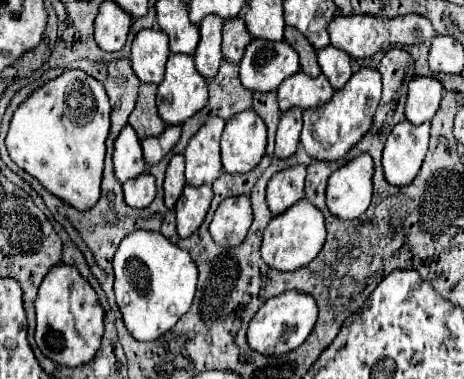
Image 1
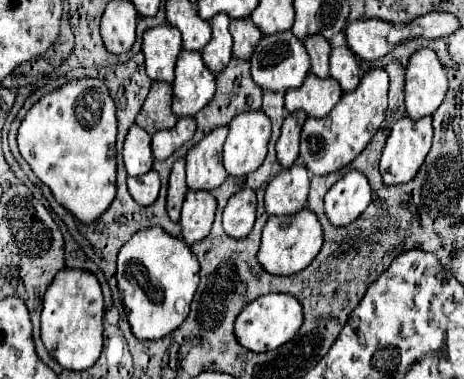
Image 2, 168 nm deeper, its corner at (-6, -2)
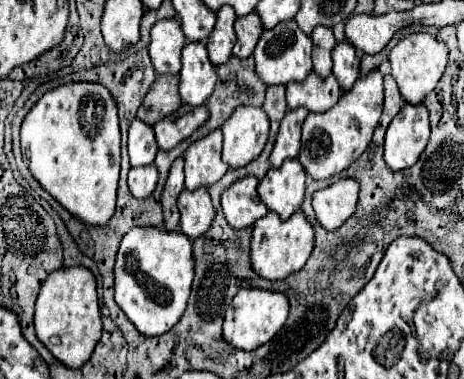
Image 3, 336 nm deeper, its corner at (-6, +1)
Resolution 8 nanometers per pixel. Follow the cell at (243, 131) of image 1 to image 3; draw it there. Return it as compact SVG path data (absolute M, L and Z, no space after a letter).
M238 107L222 125L222 159L230 167L246 167L254 161L268 139L268 117L262 107Z

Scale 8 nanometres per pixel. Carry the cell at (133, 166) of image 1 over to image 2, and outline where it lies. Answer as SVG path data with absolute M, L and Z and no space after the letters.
M132 126L128 130L128 136L124 140L124 164L128 170L128 176L142 176L152 170L152 148L150 148L150 136L140 128Z

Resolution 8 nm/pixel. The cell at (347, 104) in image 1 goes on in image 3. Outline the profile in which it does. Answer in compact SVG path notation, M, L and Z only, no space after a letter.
M374 69L360 77L354 87L342 93L340 101L326 113L308 113L302 127L302 151L298 161L314 179L328 179L344 171L368 147L372 133L380 121L384 105L384 75Z

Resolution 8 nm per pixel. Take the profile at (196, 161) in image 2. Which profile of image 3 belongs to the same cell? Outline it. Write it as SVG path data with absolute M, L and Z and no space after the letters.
M214 129L206 137L194 141L184 159L186 159L186 189L194 191L198 187L210 187L218 183L224 173L228 171L228 165L220 157L222 153L222 131Z

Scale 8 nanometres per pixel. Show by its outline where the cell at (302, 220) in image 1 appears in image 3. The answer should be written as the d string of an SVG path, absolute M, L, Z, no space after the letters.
M270 211L268 215L254 223L250 259L254 271L264 279L284 279L290 273L296 273L306 265L312 249L314 249L314 229L302 211L296 211L288 221L278 219L278 215Z

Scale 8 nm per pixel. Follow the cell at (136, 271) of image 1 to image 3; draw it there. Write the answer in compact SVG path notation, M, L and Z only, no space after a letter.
M134 227L124 235L116 257L116 303L142 335L164 335L182 317L194 281L192 241L184 233Z

